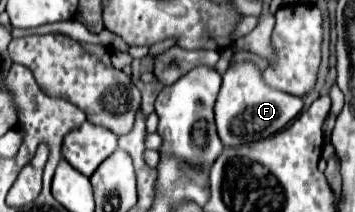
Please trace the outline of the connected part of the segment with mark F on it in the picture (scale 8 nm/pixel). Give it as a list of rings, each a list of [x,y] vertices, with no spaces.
[[[245,62],[245,64],[231,64],[231,68],[223,74],[223,84],[221,84],[221,90],[219,90],[219,96],[215,102],[215,122],[217,122],[217,132],[219,132],[221,142],[225,146],[239,146],[239,144],[263,140],[263,138],[271,136],[273,132],[279,132],[295,116],[299,116],[301,110],[303,110],[303,100],[299,96],[291,96],[287,92],[269,88],[261,78],[261,70],[255,64]]]

